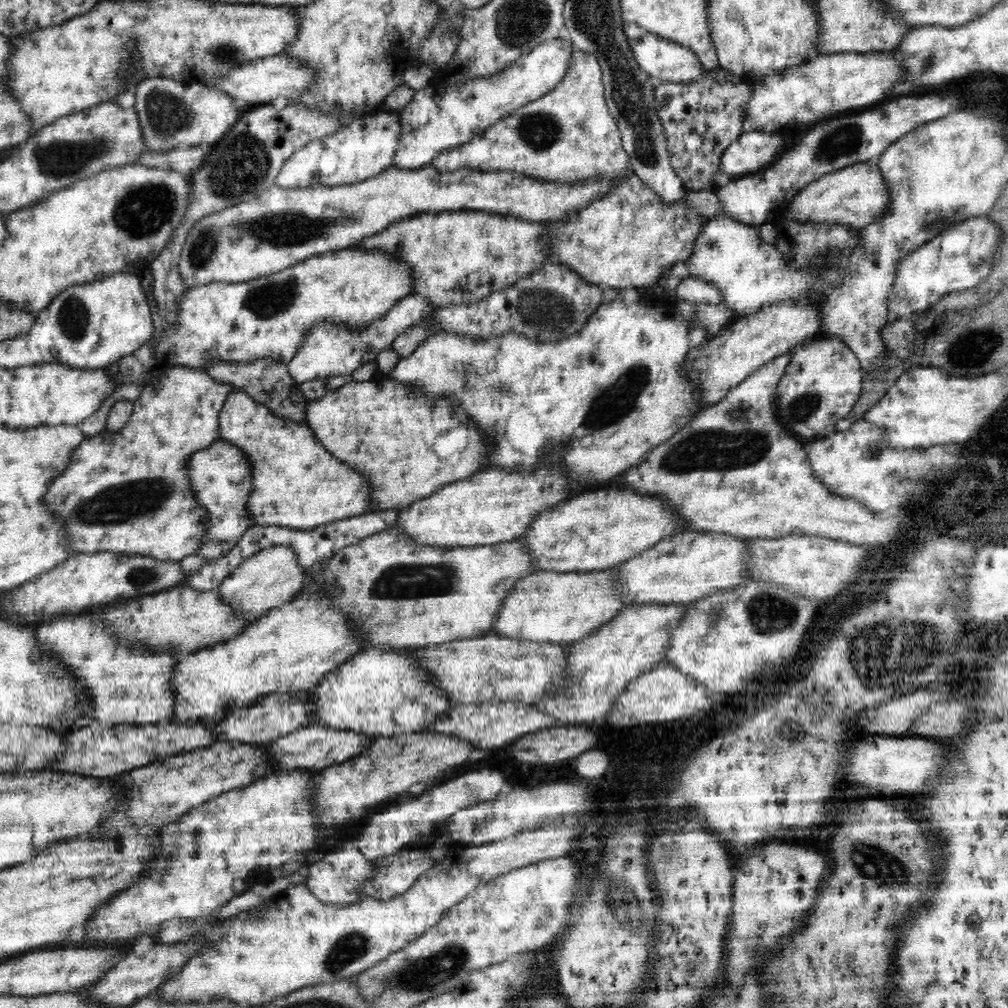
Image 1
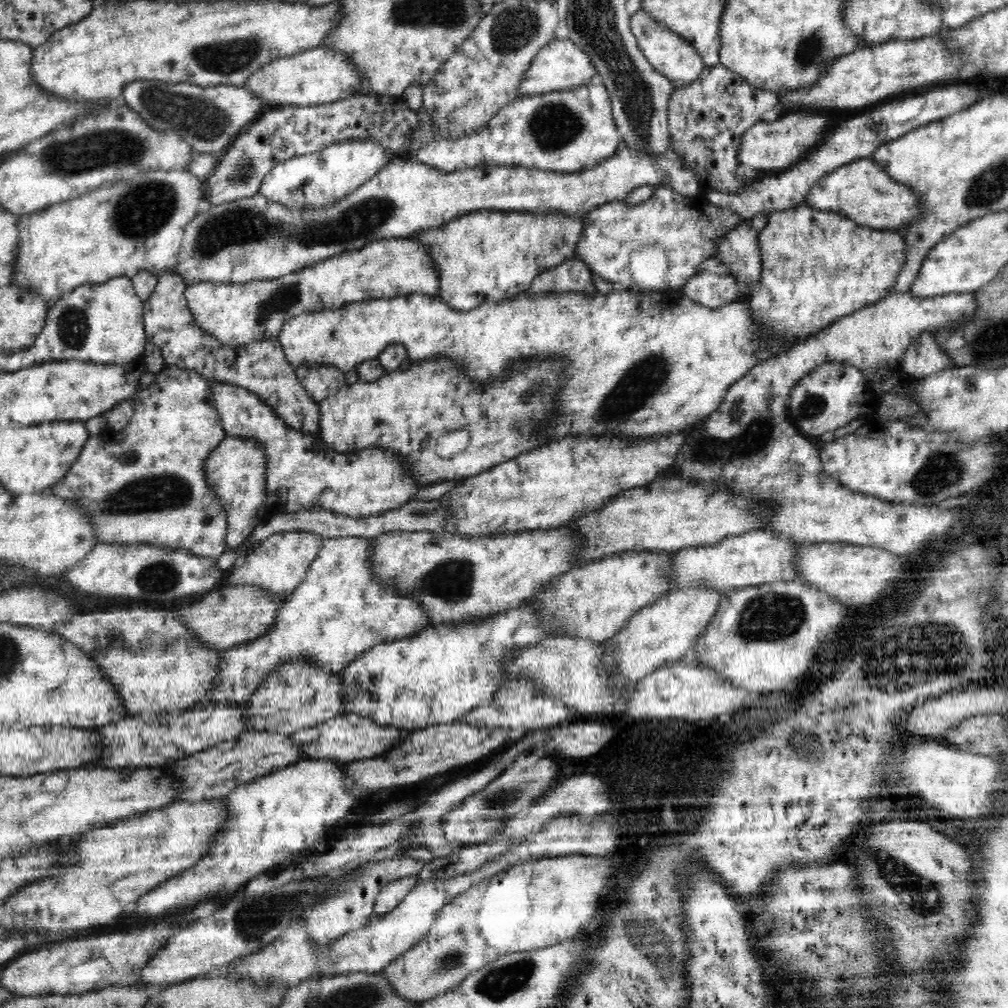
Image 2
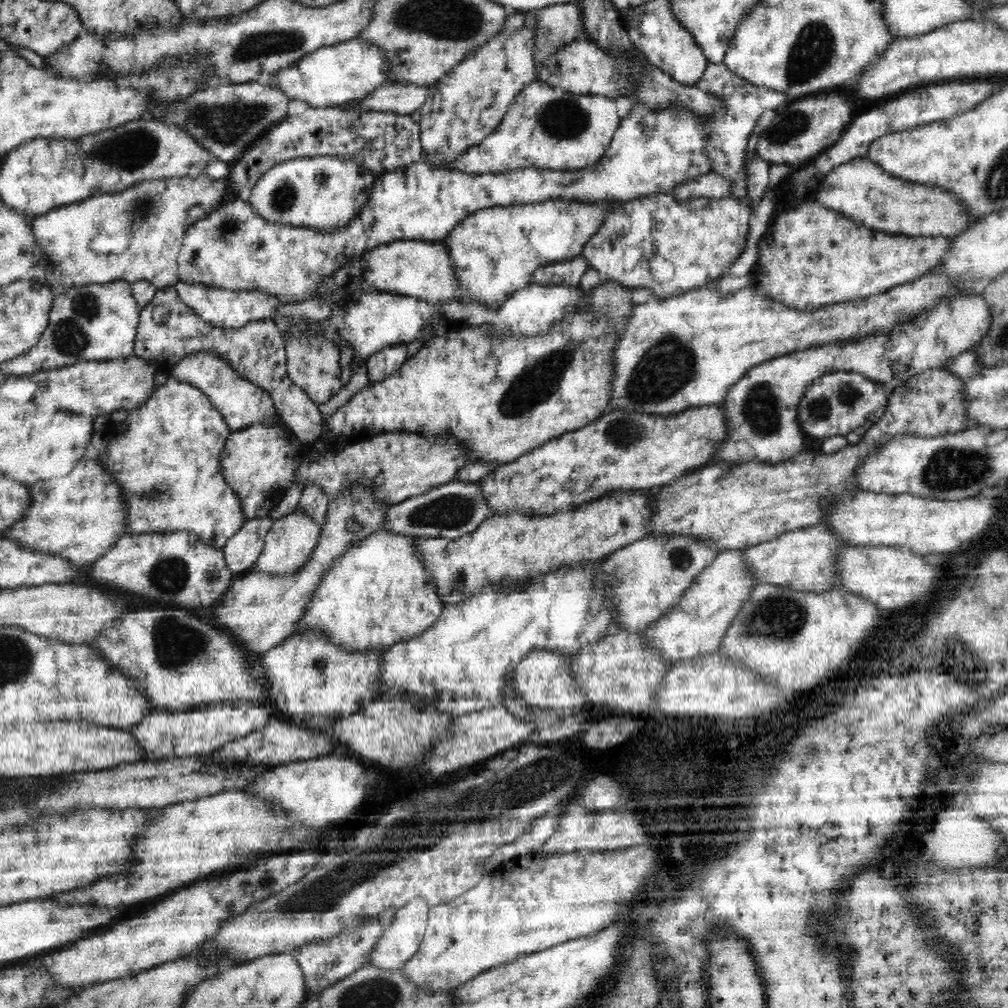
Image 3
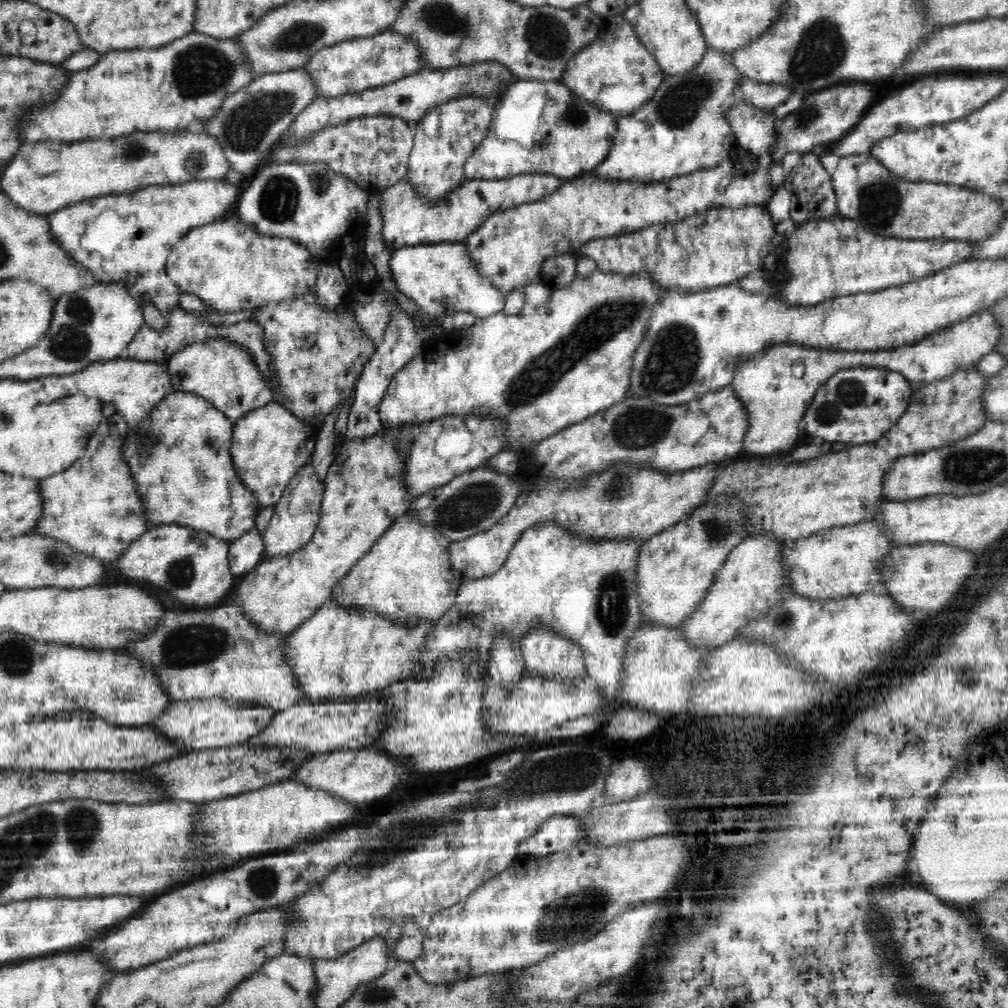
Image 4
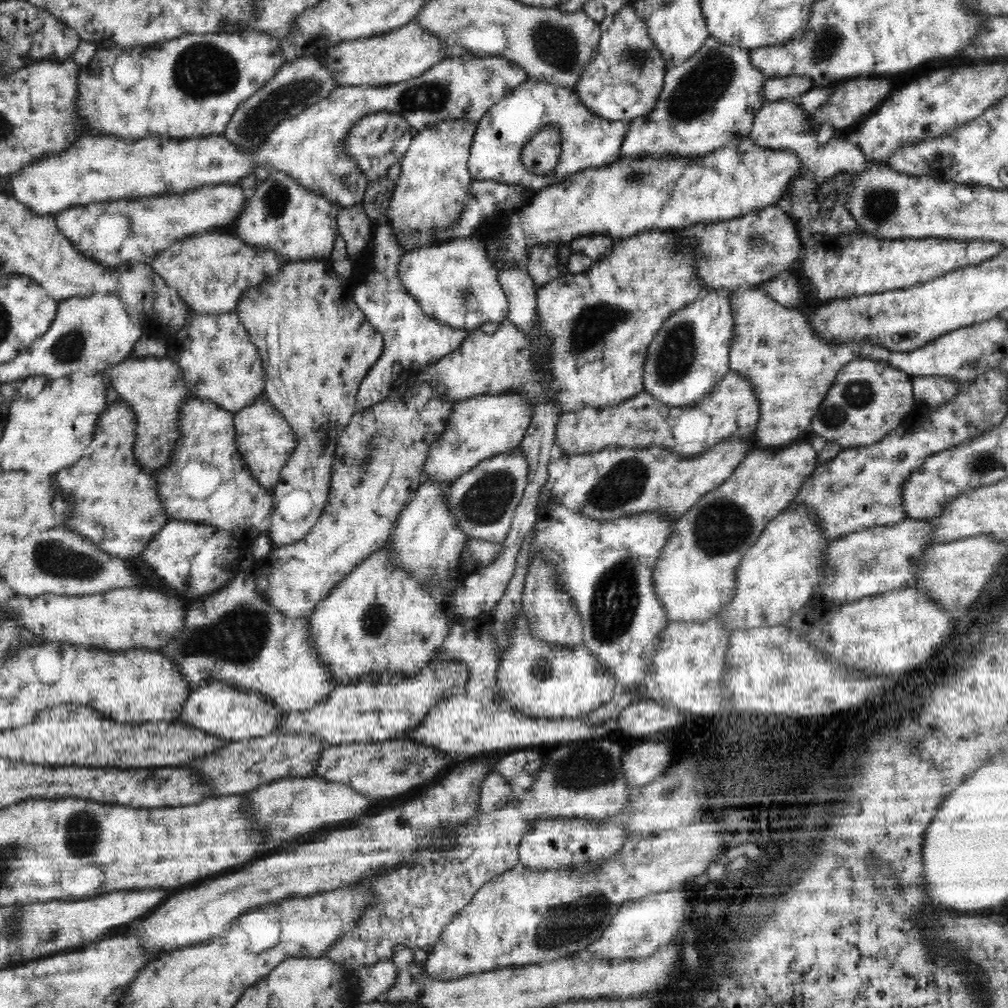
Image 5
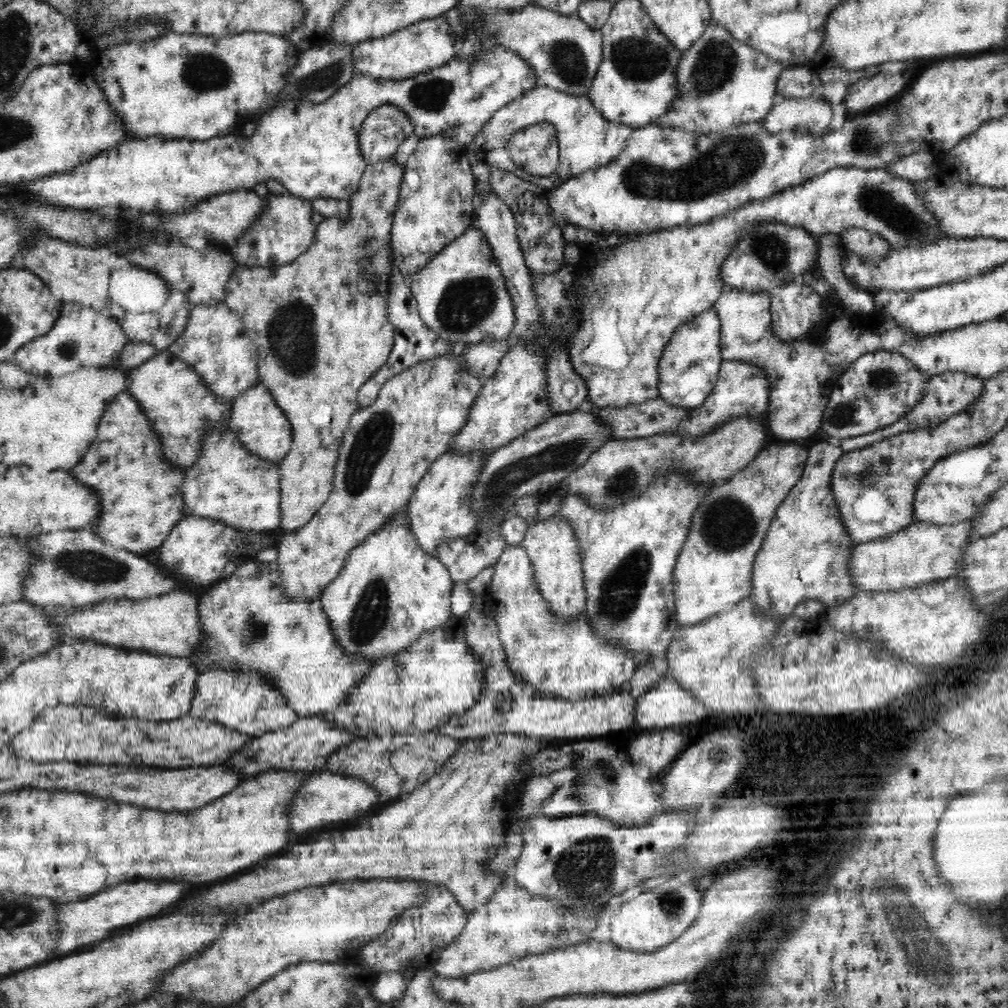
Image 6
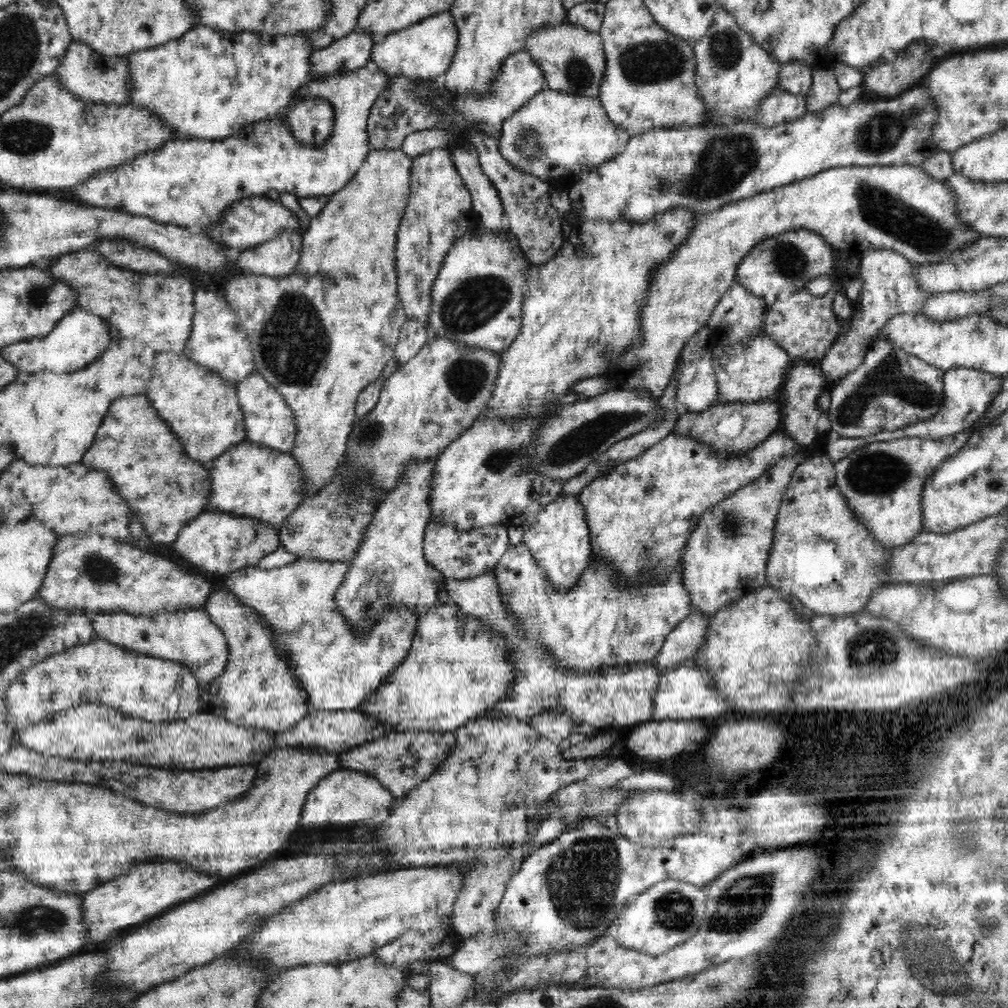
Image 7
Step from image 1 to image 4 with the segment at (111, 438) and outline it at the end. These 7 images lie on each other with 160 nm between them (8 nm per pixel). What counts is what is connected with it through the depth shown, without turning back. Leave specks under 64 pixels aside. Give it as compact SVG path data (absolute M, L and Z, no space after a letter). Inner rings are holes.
M174 391L150 413L150 424L147 430L151 436L156 438L156 444L150 453L140 455L138 445L134 443L132 433L123 446L123 457L130 467L137 491L140 493L142 501L148 500L148 488L150 486L164 486L164 496L160 498L160 506L154 500L148 504L147 514L151 526L176 524L189 527L198 531L205 531L212 537L220 538L224 541L236 541L244 534L256 527L256 519L262 510L256 495L243 483L231 455L231 444L233 437L233 423L220 410L214 408L205 398L194 393L184 391ZM204 474L206 482L200 486L198 476Z

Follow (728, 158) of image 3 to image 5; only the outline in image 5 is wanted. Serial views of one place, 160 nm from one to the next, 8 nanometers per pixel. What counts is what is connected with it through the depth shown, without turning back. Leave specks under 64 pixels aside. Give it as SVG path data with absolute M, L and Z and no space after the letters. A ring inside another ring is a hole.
M809 76L774 77L767 81L764 87L764 98L767 101L780 101L781 99L798 101L814 86Z

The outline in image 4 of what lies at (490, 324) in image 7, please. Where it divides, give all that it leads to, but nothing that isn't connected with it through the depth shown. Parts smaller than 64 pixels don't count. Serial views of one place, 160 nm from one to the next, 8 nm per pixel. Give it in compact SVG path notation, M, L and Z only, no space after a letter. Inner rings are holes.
M434 243L404 247L390 257L392 278L402 294L414 300L422 314L439 322L456 312L469 312L475 318L502 313L505 295L474 266L465 243Z

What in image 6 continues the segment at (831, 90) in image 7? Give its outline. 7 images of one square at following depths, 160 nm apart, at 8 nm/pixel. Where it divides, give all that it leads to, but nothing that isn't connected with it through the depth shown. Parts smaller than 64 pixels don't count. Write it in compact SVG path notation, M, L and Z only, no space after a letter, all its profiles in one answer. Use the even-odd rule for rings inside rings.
M824 95L805 99L778 99L763 120L771 134L805 126L813 134L822 134L830 125L832 107Z

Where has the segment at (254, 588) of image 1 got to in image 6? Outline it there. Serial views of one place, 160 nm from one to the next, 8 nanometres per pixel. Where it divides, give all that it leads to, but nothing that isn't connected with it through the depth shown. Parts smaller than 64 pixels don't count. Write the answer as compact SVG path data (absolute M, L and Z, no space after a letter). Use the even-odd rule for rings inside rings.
M396 156L367 164L358 190L348 198L348 211L345 216L324 217L314 230L314 240L300 256L289 265L281 267L262 268L239 266L230 274L225 286L224 302L239 315L245 326L246 334L258 349L258 380L270 391L278 406L286 413L293 430L293 444L286 458L280 463L281 470L281 500L282 526L285 533L293 533L306 524L316 515L316 512L328 501L332 492L335 466L339 457L339 448L343 441L343 434L349 427L352 415L360 408L357 403L357 393L364 383L381 367L386 364L395 341L394 325L389 319L389 302L391 293L391 274L393 271L391 230L394 213L397 209L401 184L404 178L404 165L396 162Z

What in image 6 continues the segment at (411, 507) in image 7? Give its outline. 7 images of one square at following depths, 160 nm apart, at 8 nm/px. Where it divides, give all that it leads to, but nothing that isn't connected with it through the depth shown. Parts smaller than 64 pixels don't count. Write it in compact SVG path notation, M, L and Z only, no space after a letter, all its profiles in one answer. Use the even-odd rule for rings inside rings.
M404 506L391 517L378 531L367 535L362 543L354 546L346 557L345 566L338 577L322 590L321 601L328 615L330 626L342 648L362 658L382 658L392 656L414 643L422 634L428 634L445 625L450 618L451 594L456 583L450 572L436 556L430 556L418 544L412 533L408 506Z

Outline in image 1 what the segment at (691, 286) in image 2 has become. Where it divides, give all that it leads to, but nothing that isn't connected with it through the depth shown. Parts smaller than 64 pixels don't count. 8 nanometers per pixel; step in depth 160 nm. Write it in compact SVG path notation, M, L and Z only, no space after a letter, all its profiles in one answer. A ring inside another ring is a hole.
M690 275L678 284L676 298L689 304L708 304L709 306L722 306L725 304L724 295L717 284L704 280L698 276Z

